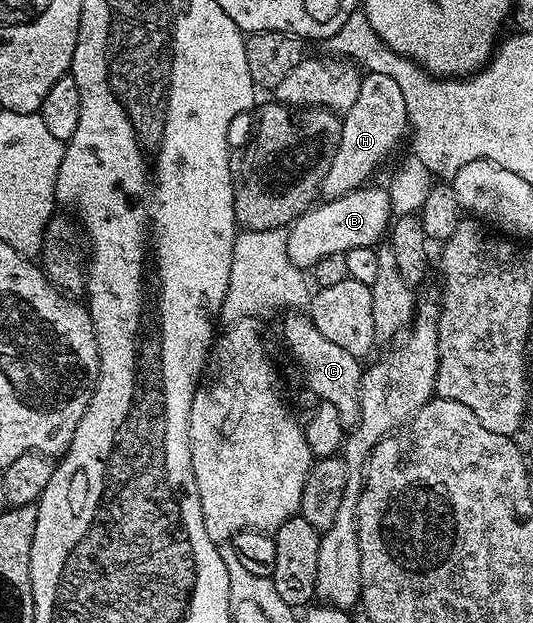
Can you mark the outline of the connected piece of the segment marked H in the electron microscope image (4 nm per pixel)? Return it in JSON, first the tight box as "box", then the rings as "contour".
{"box":[321,71,409,200],"contour":[[[372,71],[363,75],[361,93],[357,93],[357,101],[353,109],[342,116],[341,145],[337,145],[337,153],[333,153],[333,165],[329,165],[329,173],[325,173],[321,195],[324,200],[339,199],[350,191],[358,191],[368,182],[367,179],[387,158],[391,150],[404,141],[409,131],[407,122],[407,106],[405,93],[401,93],[397,81],[393,77],[385,77],[385,73]]]}

